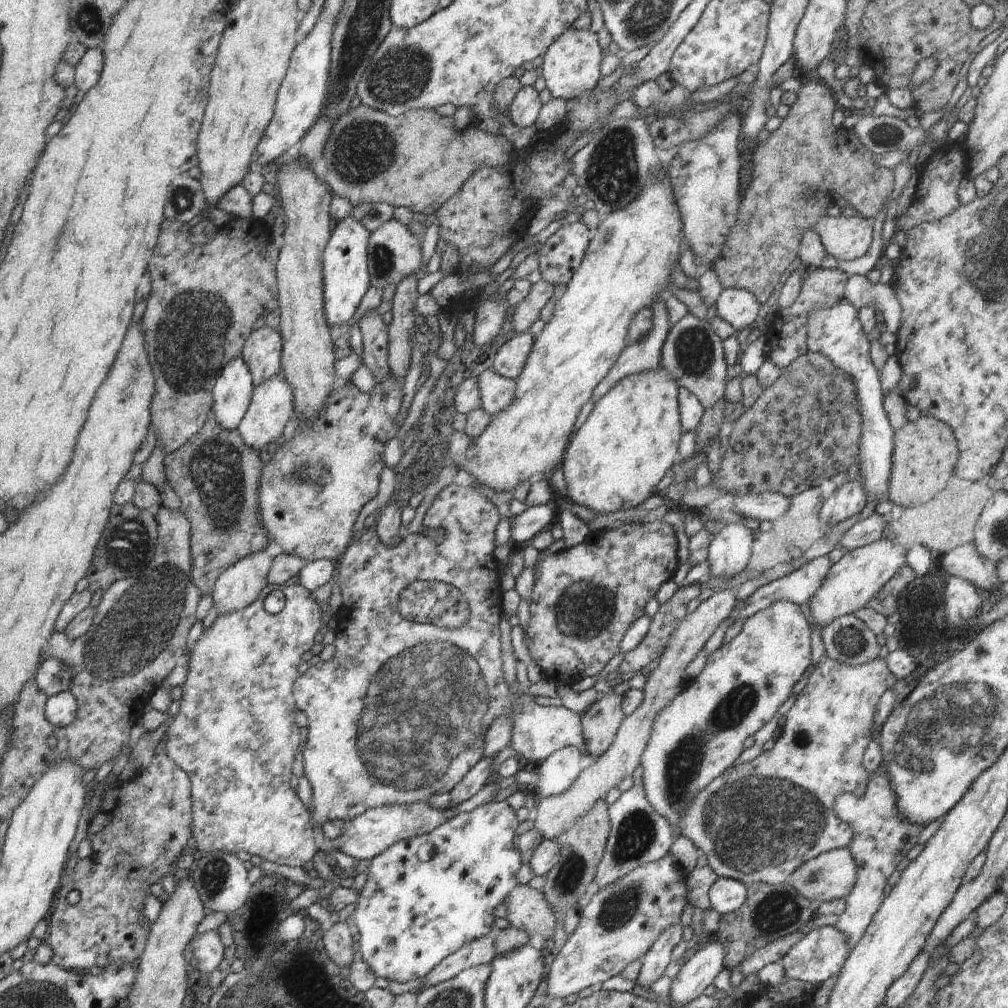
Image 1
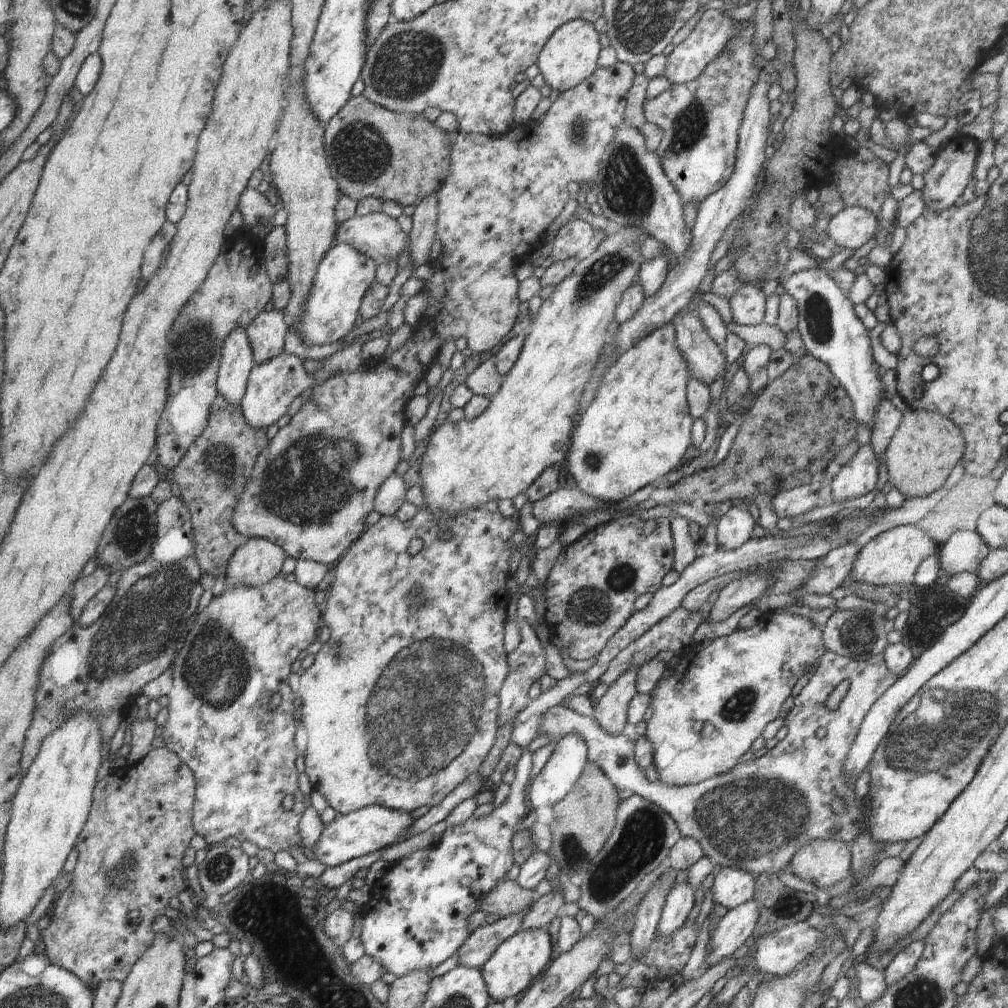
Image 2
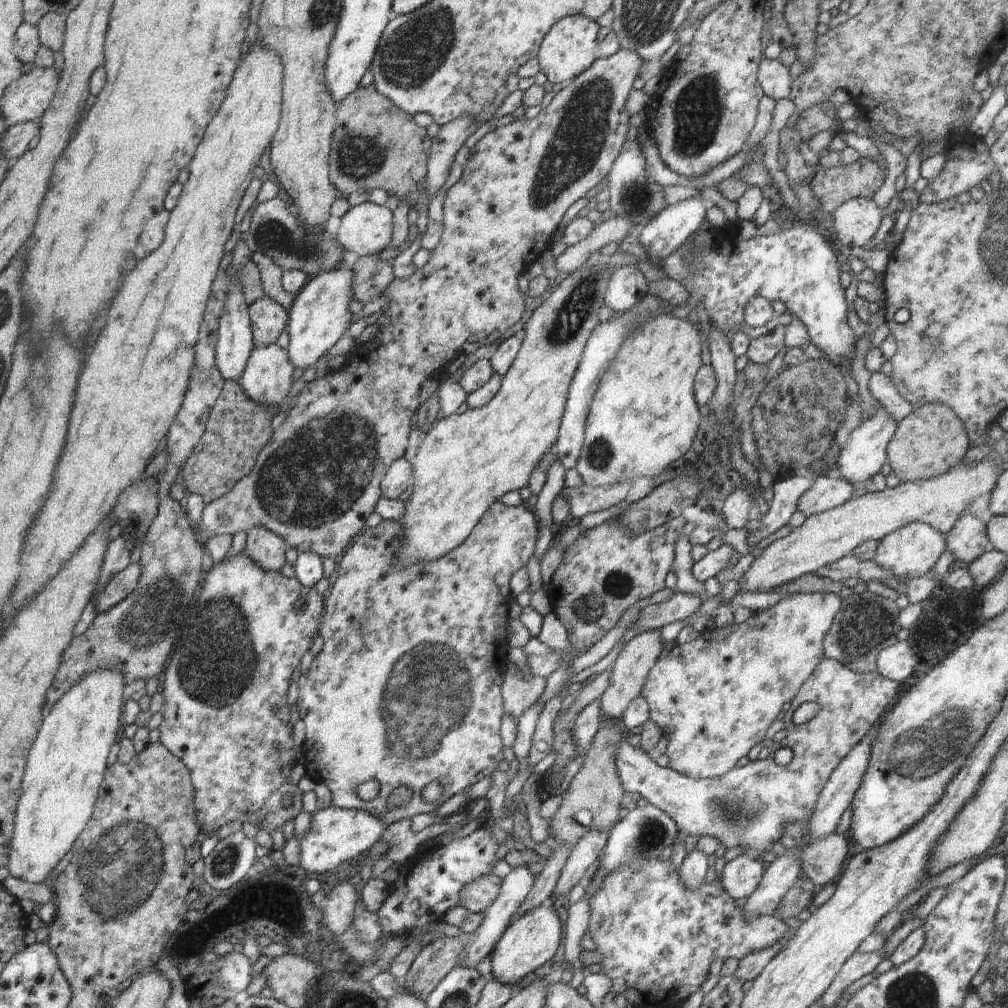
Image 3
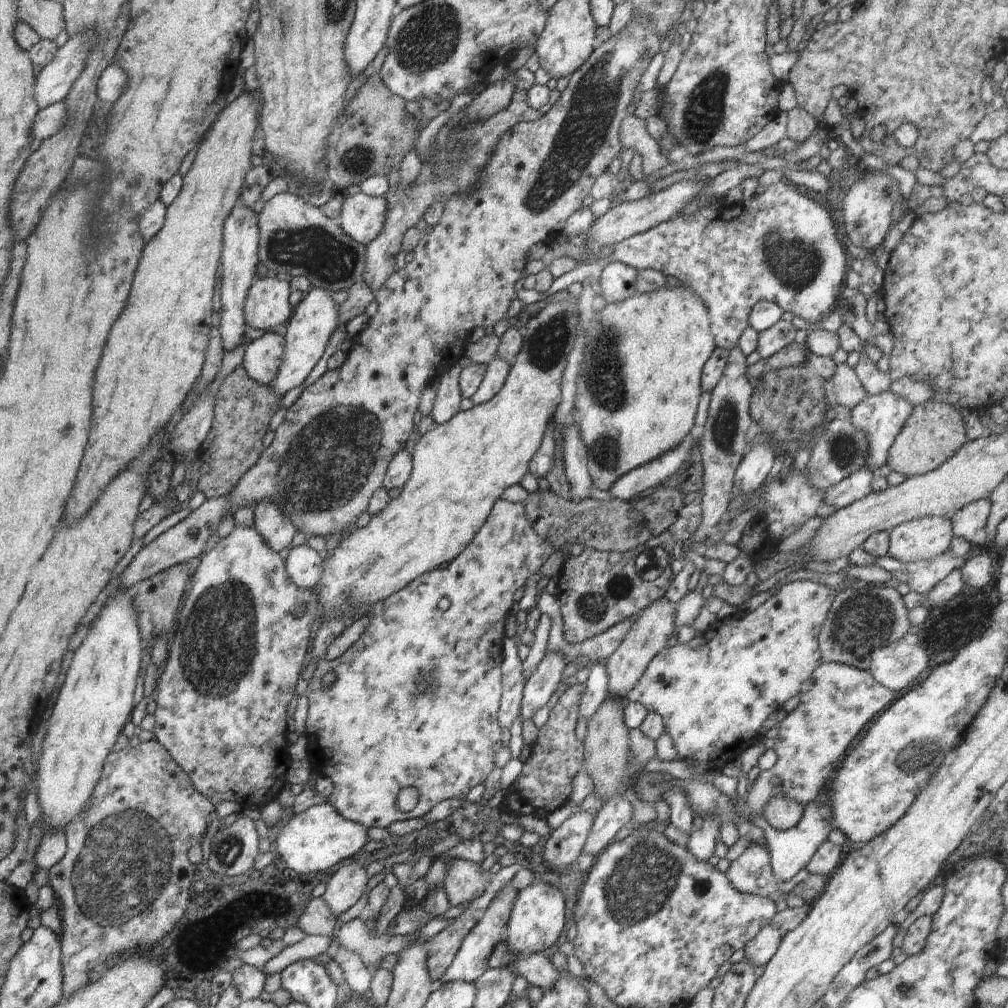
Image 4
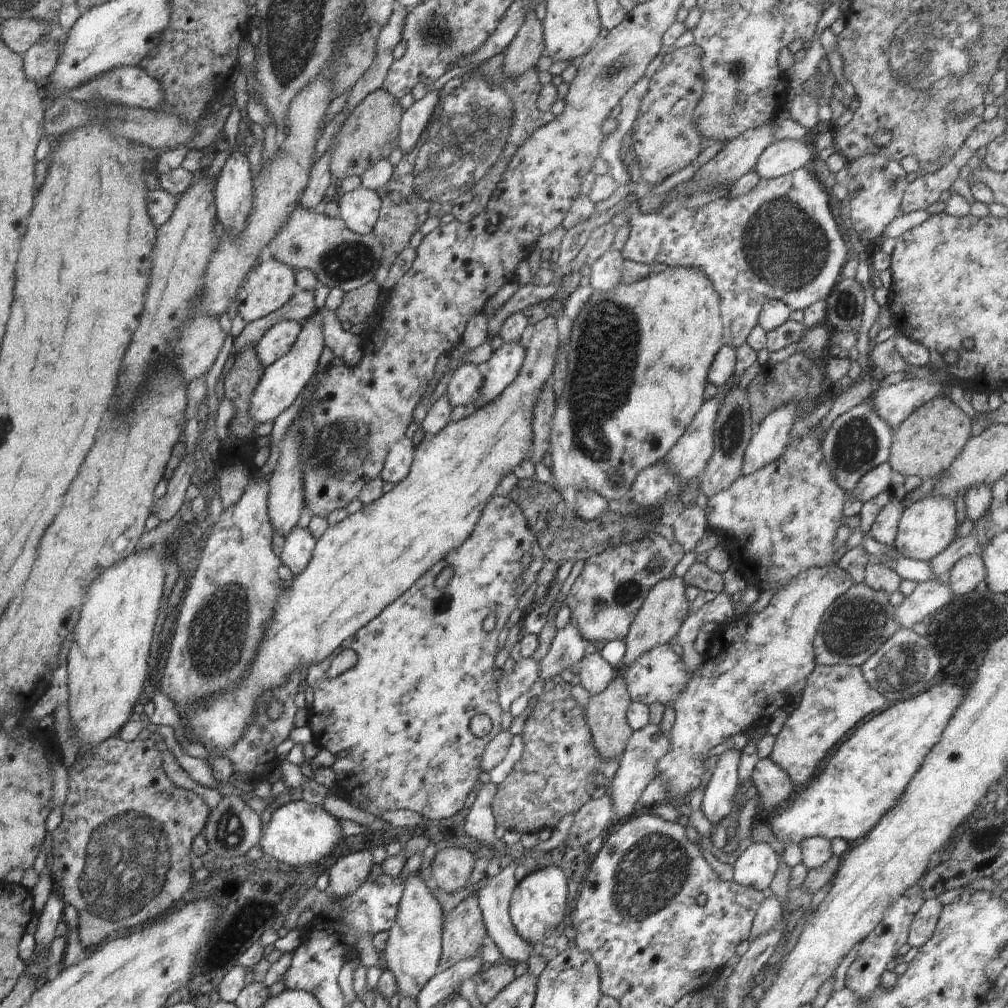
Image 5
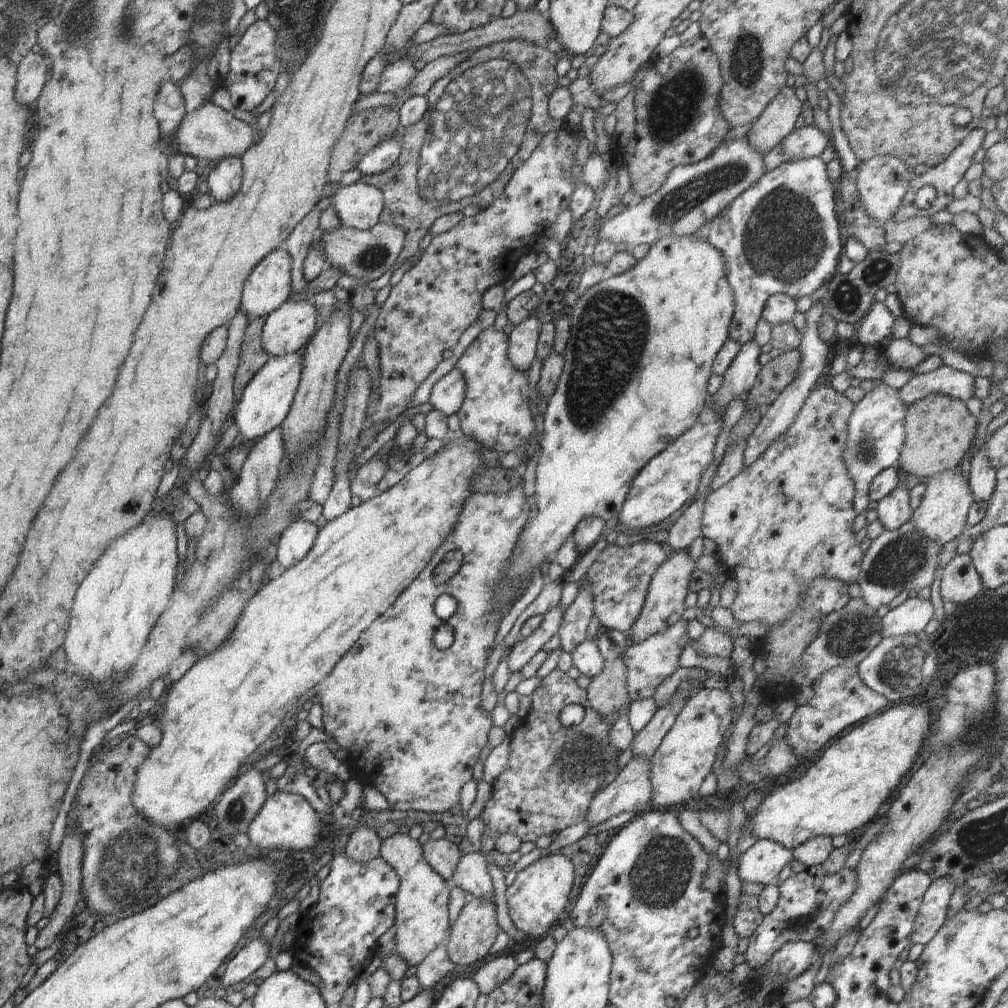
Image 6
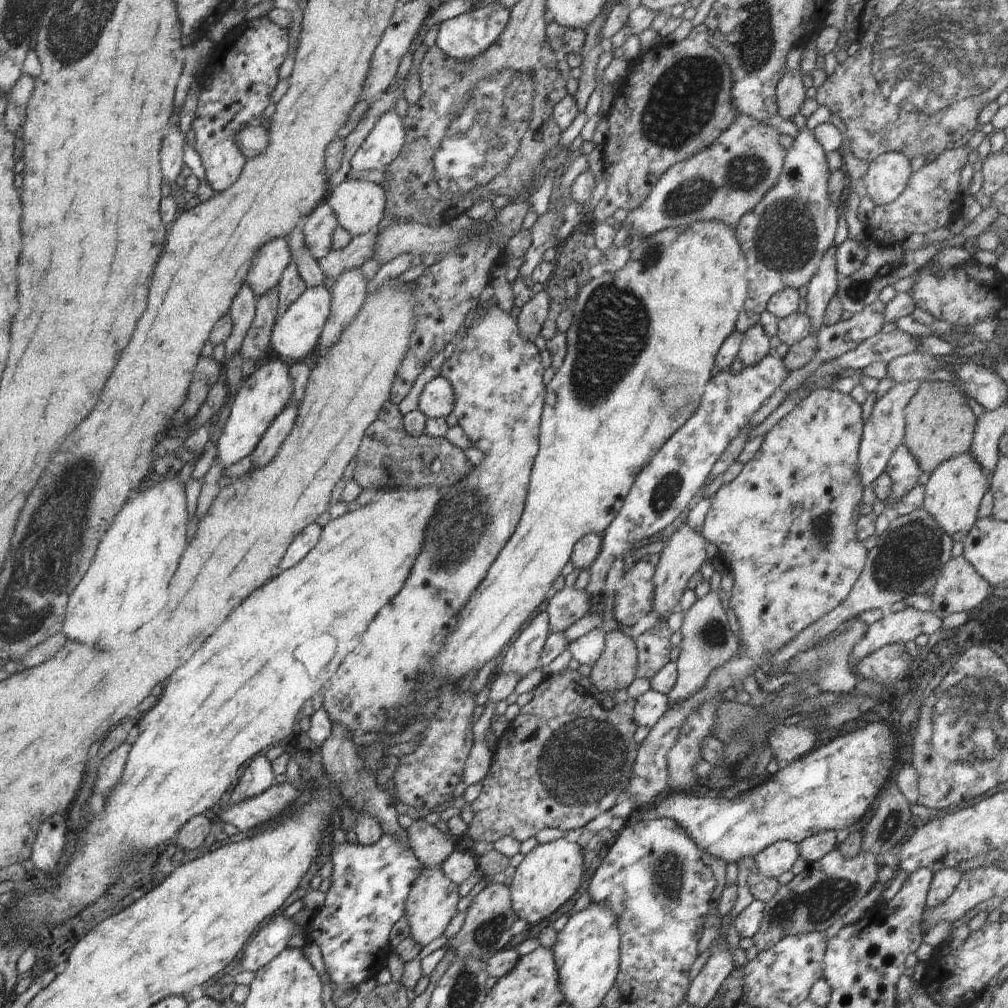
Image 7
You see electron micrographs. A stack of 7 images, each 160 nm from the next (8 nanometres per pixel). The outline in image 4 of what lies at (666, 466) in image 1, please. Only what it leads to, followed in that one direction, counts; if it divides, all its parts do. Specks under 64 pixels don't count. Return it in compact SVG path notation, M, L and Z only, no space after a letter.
M672 281L668 286L654 291L653 293L643 293L642 296L634 295L622 302L608 303L601 312L592 312L587 308L587 315L584 324L584 334L589 334L588 345L583 344L583 361L581 373L577 379L577 388L574 406L572 409L572 423L578 425L580 436L586 449L586 464L589 470L592 484L598 490L608 490L623 474L629 473L635 468L674 450L684 439L688 438L690 430L694 426L696 409L700 400L702 369L710 355L717 347L709 321L709 310L705 303L691 289L682 284Z

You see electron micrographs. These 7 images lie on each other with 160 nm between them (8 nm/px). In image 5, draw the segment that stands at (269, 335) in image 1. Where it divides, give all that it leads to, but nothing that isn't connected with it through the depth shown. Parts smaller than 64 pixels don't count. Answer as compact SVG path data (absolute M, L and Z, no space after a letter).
M266 255L264 262L256 267L254 272L248 276L248 279L244 280L239 288L237 314L240 314L247 324L257 321L282 308L297 291L295 270Z

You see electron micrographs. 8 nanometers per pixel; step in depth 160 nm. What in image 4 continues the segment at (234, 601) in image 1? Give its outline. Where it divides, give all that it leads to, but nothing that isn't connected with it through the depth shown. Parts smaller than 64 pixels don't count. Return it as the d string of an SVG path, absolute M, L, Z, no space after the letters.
M263 500L255 506L252 526L262 540L277 553L286 546L290 547L292 538L298 532L290 516L287 519L273 500Z

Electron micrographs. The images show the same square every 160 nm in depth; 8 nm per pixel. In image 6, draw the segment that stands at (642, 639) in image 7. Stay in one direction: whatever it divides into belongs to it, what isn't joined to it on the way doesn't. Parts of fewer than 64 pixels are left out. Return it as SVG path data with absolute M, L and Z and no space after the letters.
M681 619L676 624L667 627L666 630L652 634L644 642L629 642L628 650L622 655L622 660L624 660L628 670L627 694L631 702L653 697L656 688L662 684L662 680L672 676L672 672L680 666L679 659L683 648L691 643L686 630L687 626L688 623Z

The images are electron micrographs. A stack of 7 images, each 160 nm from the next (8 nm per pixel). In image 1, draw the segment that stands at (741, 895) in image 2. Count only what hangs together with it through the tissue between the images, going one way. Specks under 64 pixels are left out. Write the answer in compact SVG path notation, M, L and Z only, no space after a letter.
M718 877L709 890L711 908L721 915L738 910L747 897L747 886L736 879Z

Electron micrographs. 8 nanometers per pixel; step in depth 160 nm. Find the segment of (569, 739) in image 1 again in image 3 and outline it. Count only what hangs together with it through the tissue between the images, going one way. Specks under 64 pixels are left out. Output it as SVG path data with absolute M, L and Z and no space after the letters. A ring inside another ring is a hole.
M496 501L493 505L486 510L485 514L482 516L478 525L474 528L474 532L466 538L466 542L462 542L462 546L458 546L456 550L452 550L450 554L446 554L446 556L440 558L440 560L434 560L434 562L418 562L418 564L414 564L414 566L404 566L404 568L398 568L396 566L396 562L394 562L394 554L398 553L398 548L400 548L400 538L402 538L402 534L404 534L404 530L402 530L402 526L398 524L396 520L383 519L378 526L375 528L366 527L361 533L359 533L352 544L348 547L345 553L337 560L337 571L334 573L332 578L332 584L327 594L325 595L325 606L323 611L323 616L321 618L320 630L317 631L316 636L320 636L323 638L323 646L322 650L318 656L312 660L312 664L310 664L310 669L307 672L306 685L304 686L304 692L300 693L300 708L298 708L298 712L300 713L299 719L304 722L304 730L306 730L306 740L303 742L303 753L301 762L306 769L307 776L314 781L314 783L318 784L326 784L328 786L328 790L332 794L333 805L342 810L362 810L362 812L368 812L370 816L374 816L374 818L382 818L382 820L387 824L393 824L401 821L402 819L413 818L416 815L428 814L438 810L440 806L442 806L447 800L452 798L454 795L459 794L461 792L465 792L470 786L481 782L486 778L486 776L491 776L494 770L497 770L499 762L503 759L503 743L501 740L500 730L501 730L501 721L504 713L504 702L501 696L501 687L503 684L504 674L506 674L506 664L509 662L508 653L509 653L509 645L507 642L507 627L508 622L510 620L509 617L509 604L512 598L512 592L510 590L510 581L512 576L520 569L525 568L526 564L528 564L528 560L530 560L530 556L534 556L535 546L537 544L538 536L539 536L539 524L538 518L535 515L534 509L528 508L526 504L519 506L506 506L501 501ZM825 657L791 701L790 708L783 718L784 728L787 731L786 738L771 748L768 758L750 761L742 768L732 768L730 772L720 777L696 779L678 774L676 770L658 766L657 762L644 753L640 747L635 748L624 739L622 742L618 742L618 752L616 752L618 777L624 791L644 798L649 804L668 814L674 820L677 831L682 832L685 836L712 836L720 844L726 846L727 850L740 846L740 848L748 850L745 854L758 858L764 850L770 848L772 842L780 841L782 834L786 832L786 828L792 822L810 820L830 774L852 752L852 748L858 746L858 742L862 742L866 738L868 730L879 722L882 714L893 706L892 701L898 697L900 685L898 682L884 678L880 672L859 674L844 664ZM808 702L818 703L820 710L810 722L796 726L792 722L793 713L801 704ZM786 747L794 752L794 758L788 765L779 766L774 761L775 752ZM370 780L377 780L380 783L380 792L378 792L378 796L374 798L374 800L370 800L369 802L365 802L362 800L360 796L358 796L356 792L356 786L358 784L362 784L363 782L368 782ZM431 782L438 782L445 789L442 792L442 796L435 802L426 802L422 800L422 791L423 789L430 784ZM398 786L406 786L406 788L410 788L412 790L412 798L410 798L410 802L406 802L404 806L394 806L394 808L388 808L388 798L390 798L390 794L398 788Z

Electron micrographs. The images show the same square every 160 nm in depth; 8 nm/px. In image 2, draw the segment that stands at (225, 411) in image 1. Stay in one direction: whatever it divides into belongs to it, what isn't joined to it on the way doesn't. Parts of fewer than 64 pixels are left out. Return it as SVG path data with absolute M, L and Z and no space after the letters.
M244 327L233 330L221 348L221 363L216 381L217 393L231 405L240 405L254 365L253 350Z

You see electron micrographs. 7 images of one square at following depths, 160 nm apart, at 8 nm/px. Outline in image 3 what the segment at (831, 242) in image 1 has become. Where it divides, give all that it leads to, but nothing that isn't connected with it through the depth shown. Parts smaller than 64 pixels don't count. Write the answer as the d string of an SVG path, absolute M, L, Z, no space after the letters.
M850 198L834 213L838 240L850 248L863 247L874 238L883 220L883 210L872 198Z

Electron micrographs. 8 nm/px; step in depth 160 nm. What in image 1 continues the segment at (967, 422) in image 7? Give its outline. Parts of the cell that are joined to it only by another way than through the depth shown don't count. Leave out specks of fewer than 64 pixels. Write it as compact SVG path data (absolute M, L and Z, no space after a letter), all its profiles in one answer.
M921 415L915 421L907 422L895 430L891 475L889 478L889 499L905 507L923 505L940 492L954 474L959 459L959 448L953 430L941 420L930 415Z

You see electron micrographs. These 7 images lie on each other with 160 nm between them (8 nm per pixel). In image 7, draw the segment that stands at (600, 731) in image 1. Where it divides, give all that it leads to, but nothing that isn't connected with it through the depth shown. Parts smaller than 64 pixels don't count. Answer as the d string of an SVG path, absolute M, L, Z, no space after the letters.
M684 523L669 538L667 545L659 555L659 563L654 573L654 606L652 612L660 619L668 619L671 613L679 610L678 604L684 591L688 588L689 580L693 574L699 572L706 558L706 547L708 542L702 536L702 530L692 530Z

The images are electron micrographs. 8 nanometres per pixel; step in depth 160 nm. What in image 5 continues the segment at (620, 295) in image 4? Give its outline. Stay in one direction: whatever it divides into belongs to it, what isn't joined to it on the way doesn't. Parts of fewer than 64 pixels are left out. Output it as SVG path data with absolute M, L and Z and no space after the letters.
M620 251L605 252L591 266L590 285L595 291L608 292L621 283L623 262Z

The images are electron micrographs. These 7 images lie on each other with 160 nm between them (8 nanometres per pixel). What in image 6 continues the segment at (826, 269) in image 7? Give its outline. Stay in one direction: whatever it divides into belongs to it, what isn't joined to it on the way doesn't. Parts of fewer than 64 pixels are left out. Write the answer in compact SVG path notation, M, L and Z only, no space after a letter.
M822 300L812 302L810 310L806 312L805 331L798 349L801 355L798 373L794 376L794 380L790 382L790 385L786 386L786 389L782 390L781 394L778 394L778 398L769 405L768 412L762 416L756 428L754 428L754 432L752 432L750 438L744 443L744 467L750 466L752 462L760 458L760 456L766 452L766 448L774 442L774 438L780 438L780 436L786 432L788 426L796 419L798 410L802 408L802 404L806 402L806 398L808 398L810 392L816 387L816 382L822 377L824 368L827 366L828 353L830 350L830 345L822 342L822 340L820 340L820 334L818 334L818 322L820 322L820 318L824 313L824 302L822 302Z

